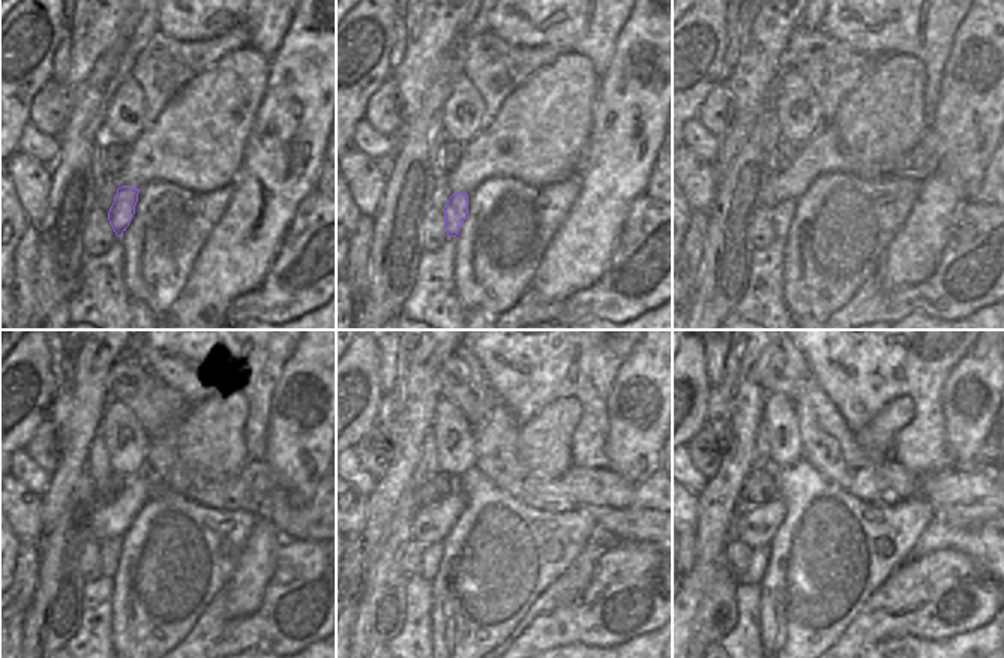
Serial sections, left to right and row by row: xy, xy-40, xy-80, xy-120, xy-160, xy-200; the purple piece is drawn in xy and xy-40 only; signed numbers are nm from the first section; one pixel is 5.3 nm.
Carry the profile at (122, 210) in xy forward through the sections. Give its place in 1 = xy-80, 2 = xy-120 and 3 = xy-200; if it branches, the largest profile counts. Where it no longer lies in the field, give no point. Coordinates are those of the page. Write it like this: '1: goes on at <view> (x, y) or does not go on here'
1: goes on at xy-80 (782, 213)
2: goes on at xy-120 (108, 549)
3: goes on at xy-200 (754, 573)

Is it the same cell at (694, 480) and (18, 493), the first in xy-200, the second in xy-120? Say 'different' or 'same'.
different

